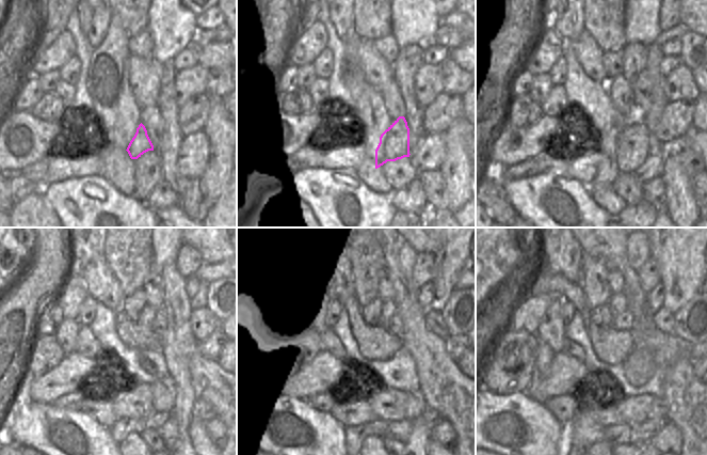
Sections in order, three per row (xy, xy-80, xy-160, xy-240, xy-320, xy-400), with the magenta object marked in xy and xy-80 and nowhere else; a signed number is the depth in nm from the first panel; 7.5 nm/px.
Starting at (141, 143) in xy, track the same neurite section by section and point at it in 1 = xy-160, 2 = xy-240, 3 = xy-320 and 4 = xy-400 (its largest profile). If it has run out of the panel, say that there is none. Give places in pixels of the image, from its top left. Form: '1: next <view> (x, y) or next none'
1: next xy-160 (633, 147)
2: next xy-240 (163, 391)
3: next xy-320 (415, 406)
4: next xy-400 (657, 411)

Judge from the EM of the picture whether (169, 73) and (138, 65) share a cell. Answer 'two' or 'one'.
two

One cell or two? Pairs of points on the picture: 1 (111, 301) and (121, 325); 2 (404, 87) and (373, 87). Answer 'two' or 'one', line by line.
1: two
2: two

